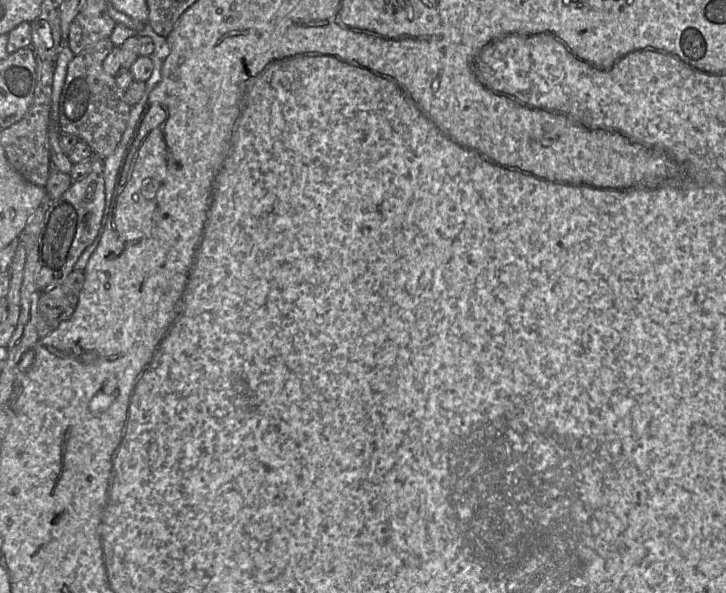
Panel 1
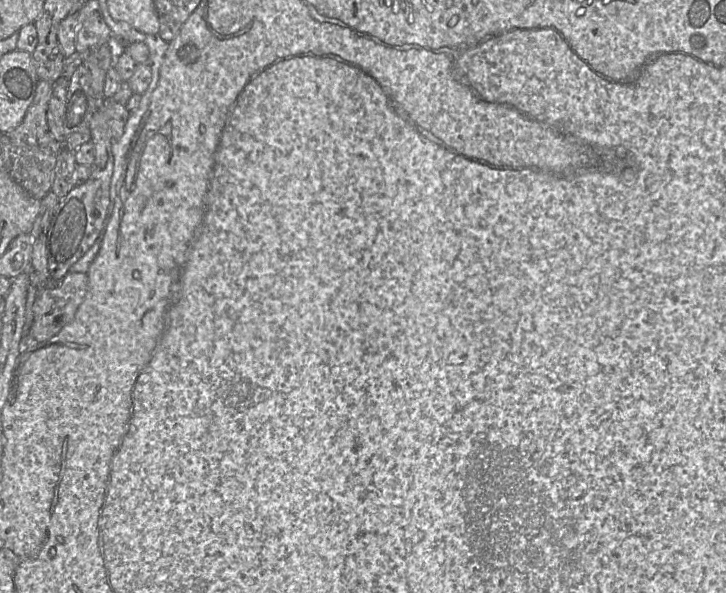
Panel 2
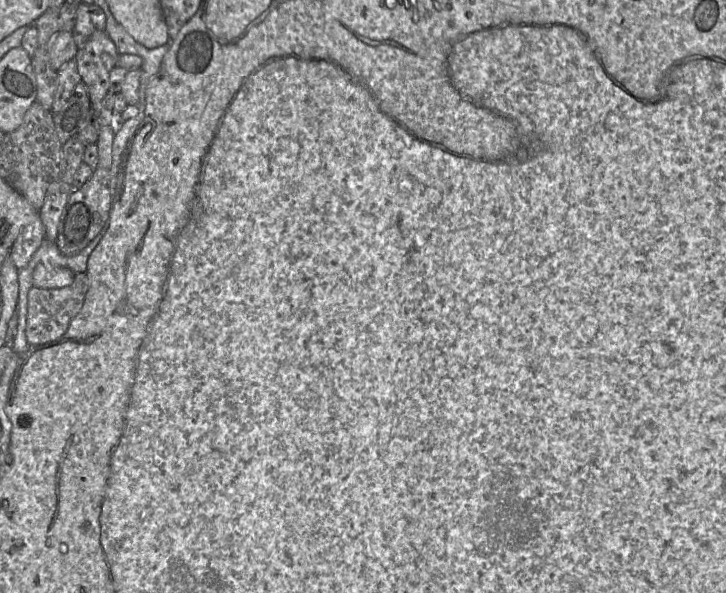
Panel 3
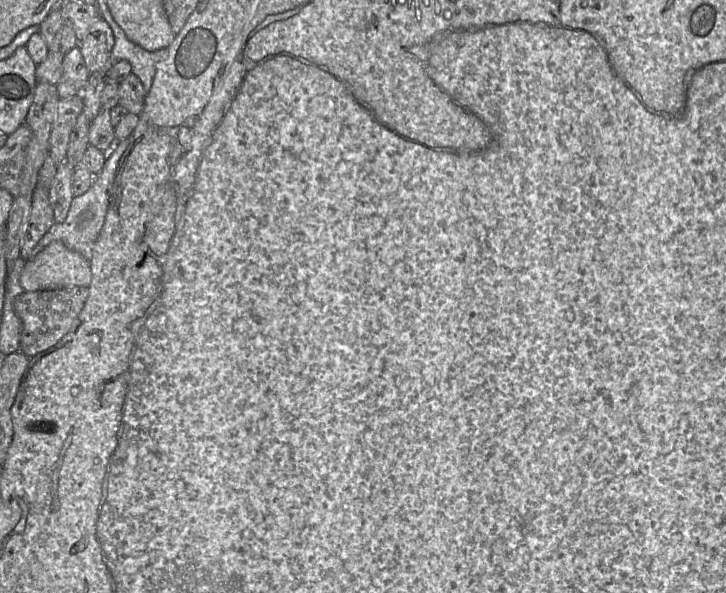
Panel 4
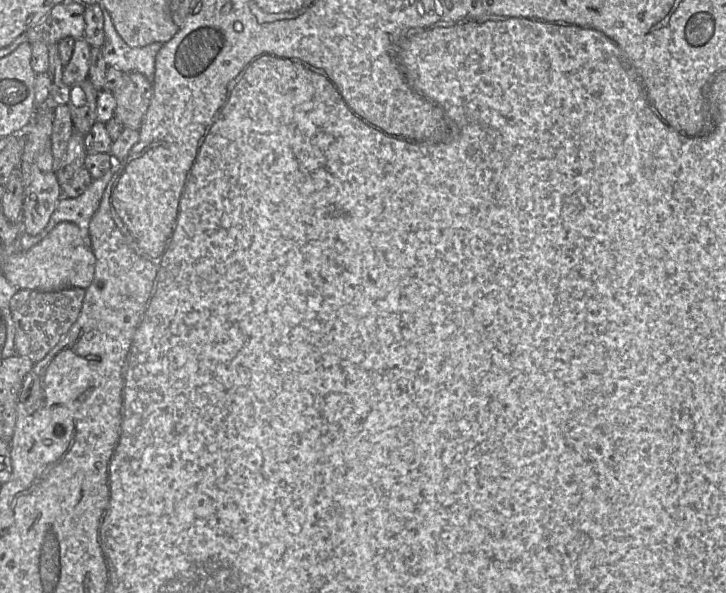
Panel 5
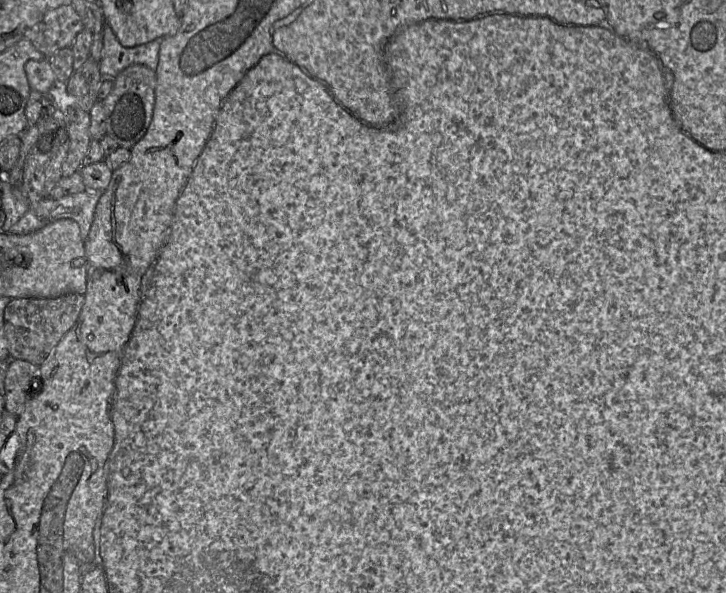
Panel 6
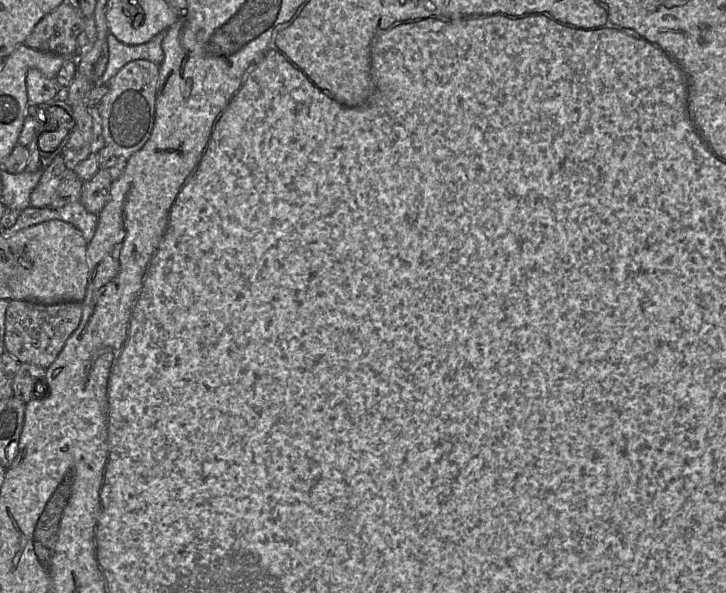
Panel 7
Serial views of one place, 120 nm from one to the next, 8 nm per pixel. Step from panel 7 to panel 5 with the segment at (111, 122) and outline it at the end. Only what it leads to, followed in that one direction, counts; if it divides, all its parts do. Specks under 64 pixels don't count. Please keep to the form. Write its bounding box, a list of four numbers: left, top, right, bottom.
[112,73,153,131]

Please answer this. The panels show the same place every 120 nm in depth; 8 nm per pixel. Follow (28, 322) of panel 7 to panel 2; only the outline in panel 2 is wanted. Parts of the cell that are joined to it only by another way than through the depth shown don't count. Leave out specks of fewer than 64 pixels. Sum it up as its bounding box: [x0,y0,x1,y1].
[30,272,87,342]

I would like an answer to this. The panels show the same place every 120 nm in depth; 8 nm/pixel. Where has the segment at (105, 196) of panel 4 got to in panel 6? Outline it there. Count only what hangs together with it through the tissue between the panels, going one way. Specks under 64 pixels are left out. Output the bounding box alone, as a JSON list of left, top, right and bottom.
[8,190,102,242]

